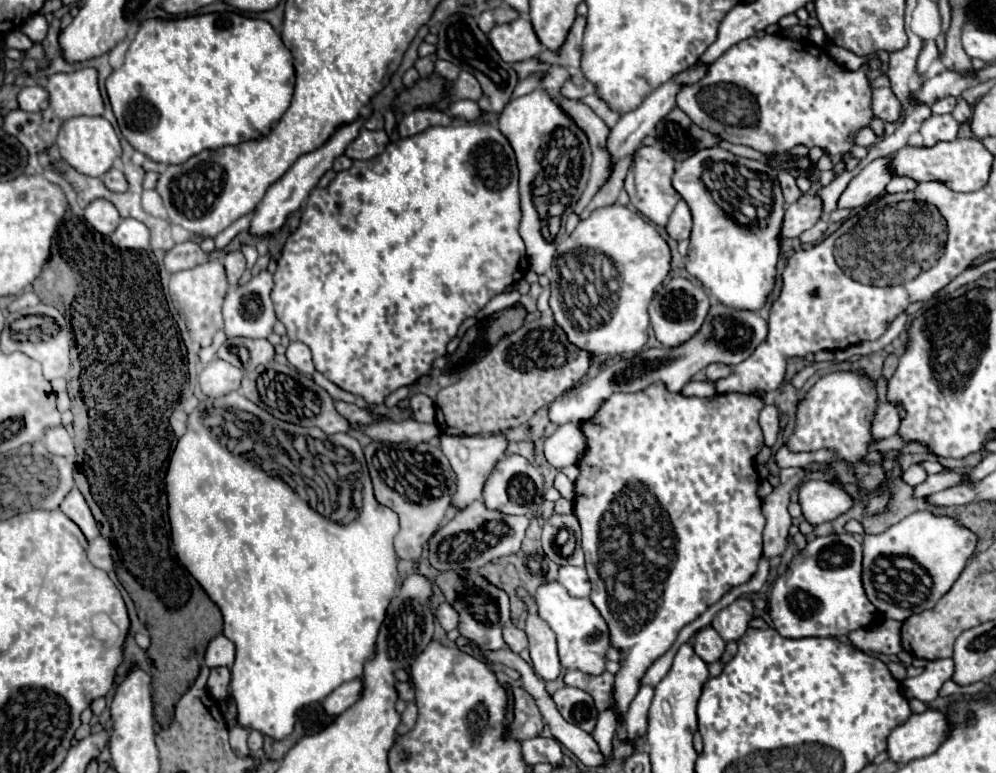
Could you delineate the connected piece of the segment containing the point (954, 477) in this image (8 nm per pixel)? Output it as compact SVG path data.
M934 474L934 476L926 476L924 482L914 486L914 498L924 498L926 494L932 492L940 492L944 488L950 488L954 484L960 482L958 474Z

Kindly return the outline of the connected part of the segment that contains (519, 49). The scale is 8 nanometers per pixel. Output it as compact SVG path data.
M518 18L510 24L494 26L488 32L488 38L498 56L510 64L530 60L542 52L542 44L536 38L530 20L524 18Z

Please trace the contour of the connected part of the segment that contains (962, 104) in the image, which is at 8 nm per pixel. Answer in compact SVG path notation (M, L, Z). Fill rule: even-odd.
M960 100L952 112L952 116L962 124L962 122L968 122L970 116L972 116L972 106L966 102L966 100Z

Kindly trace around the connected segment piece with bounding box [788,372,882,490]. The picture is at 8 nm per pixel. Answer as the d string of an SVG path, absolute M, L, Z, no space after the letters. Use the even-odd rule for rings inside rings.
M854 372L826 374L808 390L806 398L800 402L796 430L788 440L788 448L792 452L830 448L836 452L838 460L848 460L856 464L860 484L868 490L874 490L882 480L882 470L880 466L866 466L860 462L860 458L866 456L868 444L872 442L870 422L874 418L874 412L876 412L876 390L868 376L860 376Z

